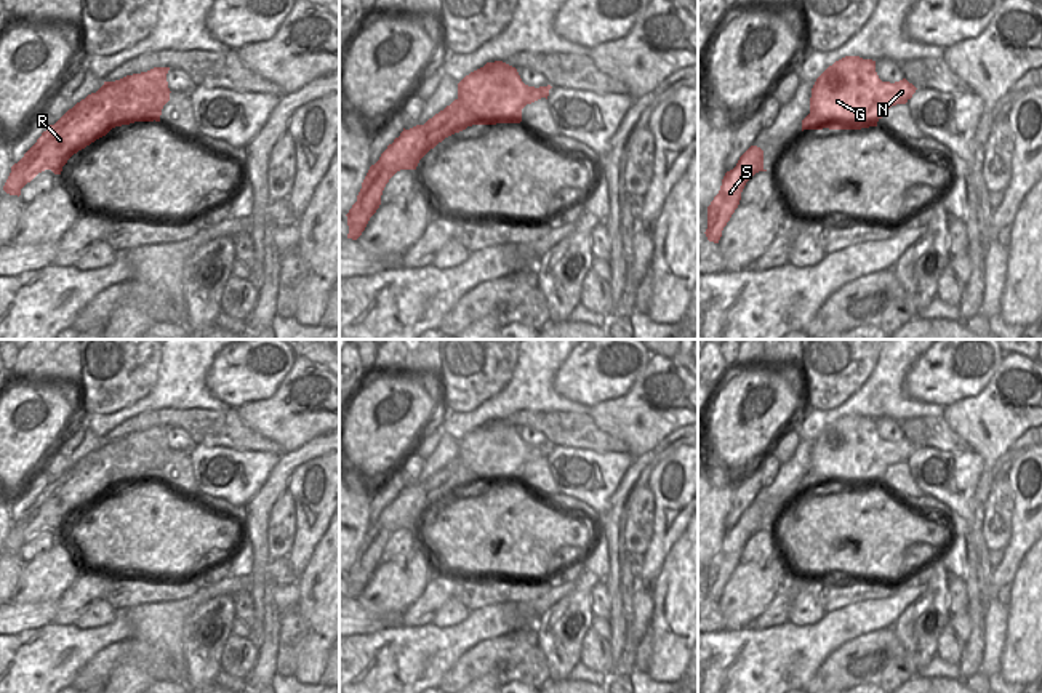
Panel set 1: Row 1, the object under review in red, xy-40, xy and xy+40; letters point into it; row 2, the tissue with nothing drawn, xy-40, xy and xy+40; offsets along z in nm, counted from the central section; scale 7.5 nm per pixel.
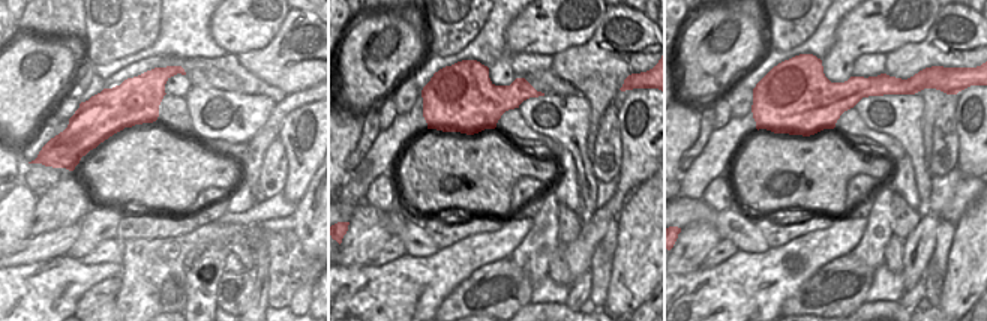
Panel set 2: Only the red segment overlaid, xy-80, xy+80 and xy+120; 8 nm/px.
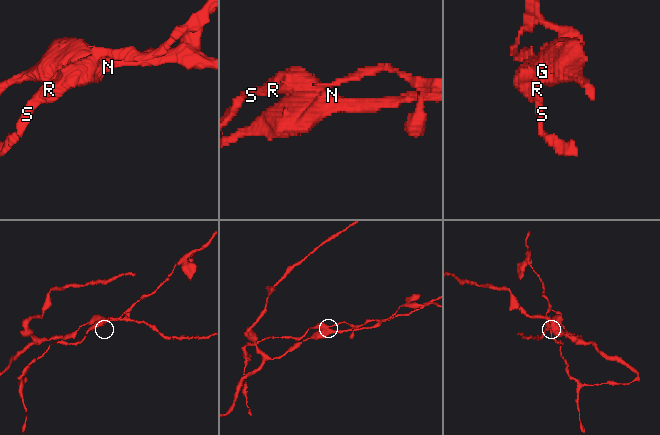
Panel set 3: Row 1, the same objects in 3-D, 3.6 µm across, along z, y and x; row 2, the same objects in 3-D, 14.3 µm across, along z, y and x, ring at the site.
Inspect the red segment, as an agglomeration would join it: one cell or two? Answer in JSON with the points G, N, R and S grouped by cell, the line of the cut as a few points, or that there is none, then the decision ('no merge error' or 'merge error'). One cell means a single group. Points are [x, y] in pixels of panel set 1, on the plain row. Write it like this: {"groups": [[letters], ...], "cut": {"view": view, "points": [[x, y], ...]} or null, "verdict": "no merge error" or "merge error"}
{"groups": [["G", "N"], ["R", "S"]], "cut": {"view": "xy", "points": [[458, 455], [476, 474], [477, 482]]}, "verdict": "merge error"}

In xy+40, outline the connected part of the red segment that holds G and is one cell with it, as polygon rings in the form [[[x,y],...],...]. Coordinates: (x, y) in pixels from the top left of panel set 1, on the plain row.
[[[845,415],[816,437],[810,472],[802,479],[802,485],[807,488],[877,485],[892,464],[906,463],[916,448],[906,437],[895,442],[882,440],[872,418]]]

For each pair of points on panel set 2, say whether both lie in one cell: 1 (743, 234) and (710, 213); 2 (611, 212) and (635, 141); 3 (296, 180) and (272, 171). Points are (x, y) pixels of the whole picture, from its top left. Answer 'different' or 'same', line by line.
1: same
2: same
3: different

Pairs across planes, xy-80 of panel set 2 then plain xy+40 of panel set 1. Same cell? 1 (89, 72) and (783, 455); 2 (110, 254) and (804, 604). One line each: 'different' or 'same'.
1: same
2: same

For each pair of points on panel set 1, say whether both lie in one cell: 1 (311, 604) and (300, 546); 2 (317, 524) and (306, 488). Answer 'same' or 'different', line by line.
1: different
2: same

